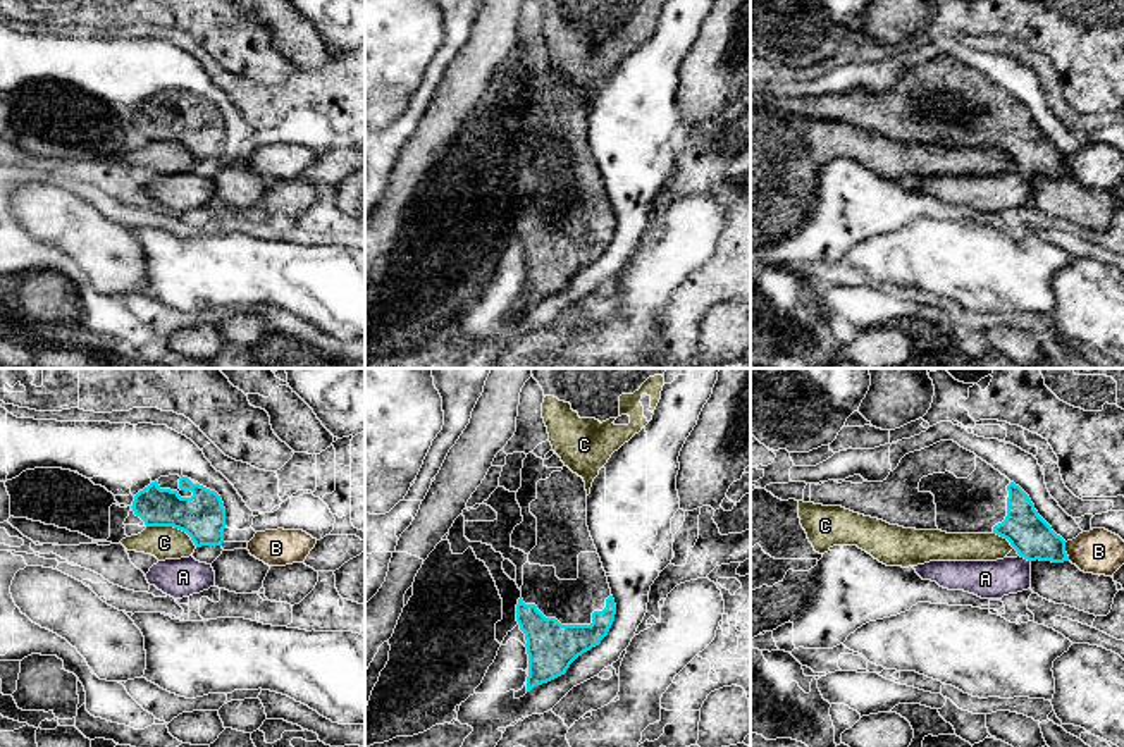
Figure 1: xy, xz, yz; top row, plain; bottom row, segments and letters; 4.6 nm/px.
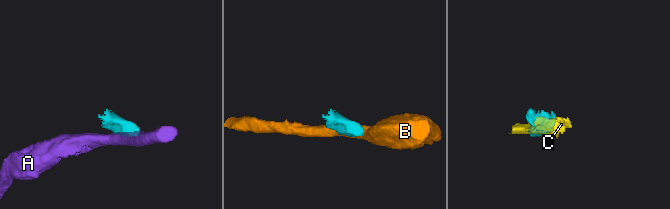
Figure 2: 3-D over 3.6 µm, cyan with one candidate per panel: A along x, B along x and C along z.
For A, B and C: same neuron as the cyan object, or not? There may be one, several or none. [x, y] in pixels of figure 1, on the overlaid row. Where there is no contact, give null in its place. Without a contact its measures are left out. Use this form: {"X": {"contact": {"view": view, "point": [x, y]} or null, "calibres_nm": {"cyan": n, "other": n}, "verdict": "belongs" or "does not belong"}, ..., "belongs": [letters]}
{"A": {"contact": {"view": "yz", "point": [1025, 558]}, "calibres_nm": {"cyan": 190, "other": 180}, "verdict": "does not belong"}, "B": {"contact": {"view": "yz", "point": [1064, 551]}, "calibres_nm": {"cyan": 190, "other": 220}, "verdict": "does not belong"}, "C": {"contact": {"view": "xy", "point": [172, 525]}, "calibres_nm": {"cyan": 220, "other": 160}, "verdict": "does not belong"}, "belongs": []}

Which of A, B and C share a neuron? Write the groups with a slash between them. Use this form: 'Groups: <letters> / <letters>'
Groups: A / B / C

